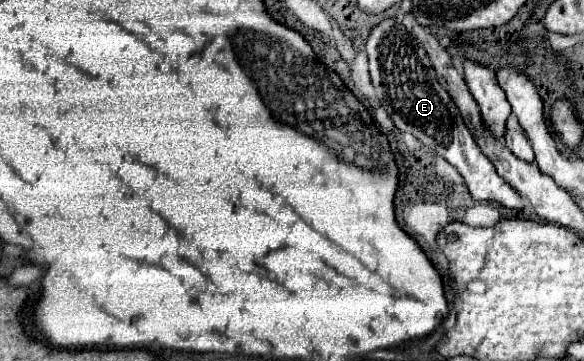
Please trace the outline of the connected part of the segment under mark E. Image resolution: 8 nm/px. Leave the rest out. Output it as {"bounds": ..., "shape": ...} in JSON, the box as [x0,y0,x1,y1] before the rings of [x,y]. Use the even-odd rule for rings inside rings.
{"bounds":[367,18,525,210],"shape":[[[385,18],[383,22],[371,28],[367,36],[367,56],[371,82],[377,90],[381,106],[389,112],[389,116],[401,132],[411,132],[427,148],[439,152],[451,166],[455,166],[457,172],[463,176],[473,200],[499,202],[501,206],[513,210],[521,210],[525,206],[519,194],[495,172],[491,160],[479,150],[459,110],[453,106],[449,94],[437,82],[427,52],[417,46],[417,42],[409,36],[405,26],[397,22],[397,18]],[[405,72],[417,74],[417,84],[407,84],[407,78],[415,76],[405,76]]]}

